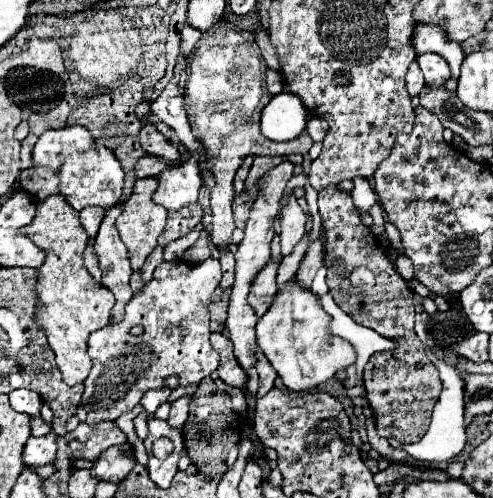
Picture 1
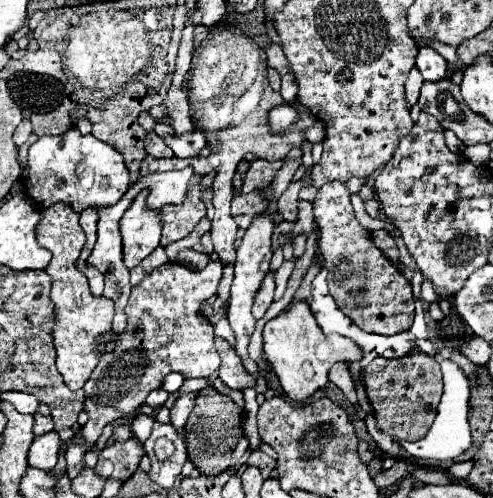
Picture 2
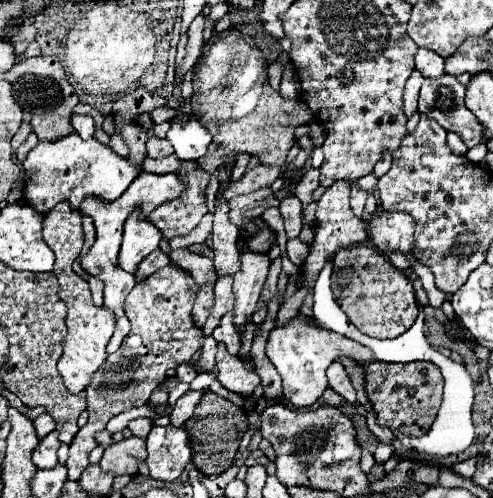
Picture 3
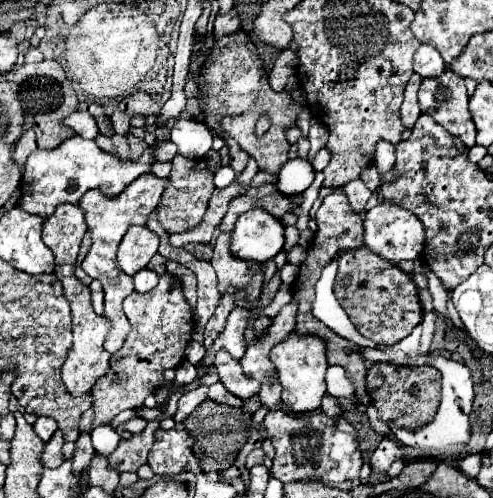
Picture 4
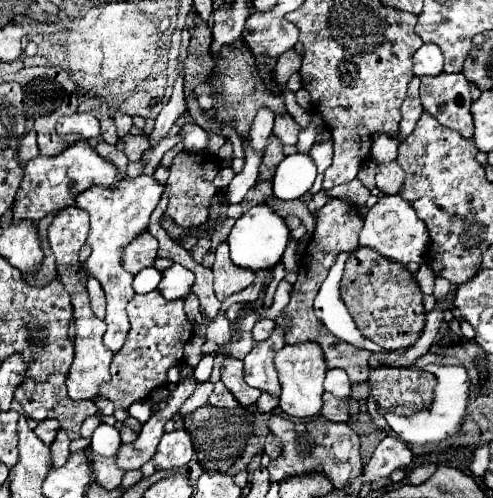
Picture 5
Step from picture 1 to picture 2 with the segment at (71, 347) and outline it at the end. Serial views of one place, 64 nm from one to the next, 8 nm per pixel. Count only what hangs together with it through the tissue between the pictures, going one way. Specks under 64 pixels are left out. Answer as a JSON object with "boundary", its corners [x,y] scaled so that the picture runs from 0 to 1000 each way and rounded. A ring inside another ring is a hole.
{"boundary":[[[114,406],[89,418],[81,450],[73,454],[73,482],[105,506],[105,522],[93,538],[97,554],[105,554],[101,602],[110,606],[114,635],[105,655],[105,679],[114,699],[114,735],[126,751],[134,775],[142,783],[162,783],[170,767],[183,759],[183,747],[199,731],[199,711],[211,699],[199,699],[195,675],[211,671],[227,659],[231,635],[231,606],[213,594],[187,594],[178,578],[178,558],[158,542],[154,522],[170,498],[174,474],[160,450],[162,430],[150,426],[138,410]]]}

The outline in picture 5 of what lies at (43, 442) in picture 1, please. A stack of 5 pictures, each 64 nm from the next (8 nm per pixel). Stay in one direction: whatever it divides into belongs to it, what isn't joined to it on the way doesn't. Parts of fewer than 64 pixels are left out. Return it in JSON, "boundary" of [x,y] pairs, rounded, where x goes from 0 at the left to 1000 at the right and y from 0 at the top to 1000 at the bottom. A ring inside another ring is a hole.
{"boundary":[[[118,863],[114,884],[101,892],[105,940],[122,940],[122,936],[126,936],[126,932],[138,924],[138,916],[142,916],[138,896],[142,896],[142,880],[134,876],[134,867],[130,867],[130,863]]]}

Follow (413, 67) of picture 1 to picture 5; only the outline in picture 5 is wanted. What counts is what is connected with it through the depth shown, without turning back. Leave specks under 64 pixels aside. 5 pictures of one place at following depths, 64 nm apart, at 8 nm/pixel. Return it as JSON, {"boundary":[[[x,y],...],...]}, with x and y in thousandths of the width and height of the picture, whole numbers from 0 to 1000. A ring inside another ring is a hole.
{"boundary":[[[840,153],[828,169],[828,189],[824,201],[815,205],[815,245],[811,245],[811,277],[824,277],[828,269],[836,269],[844,241],[856,229],[856,213],[852,213],[852,197],[848,197],[848,173],[852,173],[852,157]]]}

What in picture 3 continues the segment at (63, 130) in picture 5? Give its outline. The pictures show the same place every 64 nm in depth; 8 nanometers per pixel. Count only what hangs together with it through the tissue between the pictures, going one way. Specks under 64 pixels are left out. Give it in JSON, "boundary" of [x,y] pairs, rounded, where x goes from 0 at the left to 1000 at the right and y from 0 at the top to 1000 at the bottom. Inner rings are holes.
{"boundary":[[[150,229],[146,233],[146,253],[150,253],[150,261],[166,277],[183,277],[191,269],[191,245],[187,245],[183,233],[158,233],[158,229]]]}

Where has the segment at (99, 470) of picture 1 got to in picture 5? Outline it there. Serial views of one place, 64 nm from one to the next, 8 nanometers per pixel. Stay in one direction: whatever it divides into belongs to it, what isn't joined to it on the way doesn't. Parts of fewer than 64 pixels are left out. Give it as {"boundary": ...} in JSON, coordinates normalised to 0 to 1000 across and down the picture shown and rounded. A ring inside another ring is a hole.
{"boundary":[[[394,755],[365,763],[353,779],[353,787],[337,799],[337,811],[329,819],[320,819],[308,831],[308,839],[288,855],[280,880],[264,892],[243,896],[243,904],[235,912],[235,936],[243,936],[247,944],[276,944],[276,940],[292,936],[316,908],[316,892],[325,888],[325,876],[333,871],[337,843],[345,843],[349,835],[361,831],[369,807],[394,787],[394,779],[398,779]]]}

